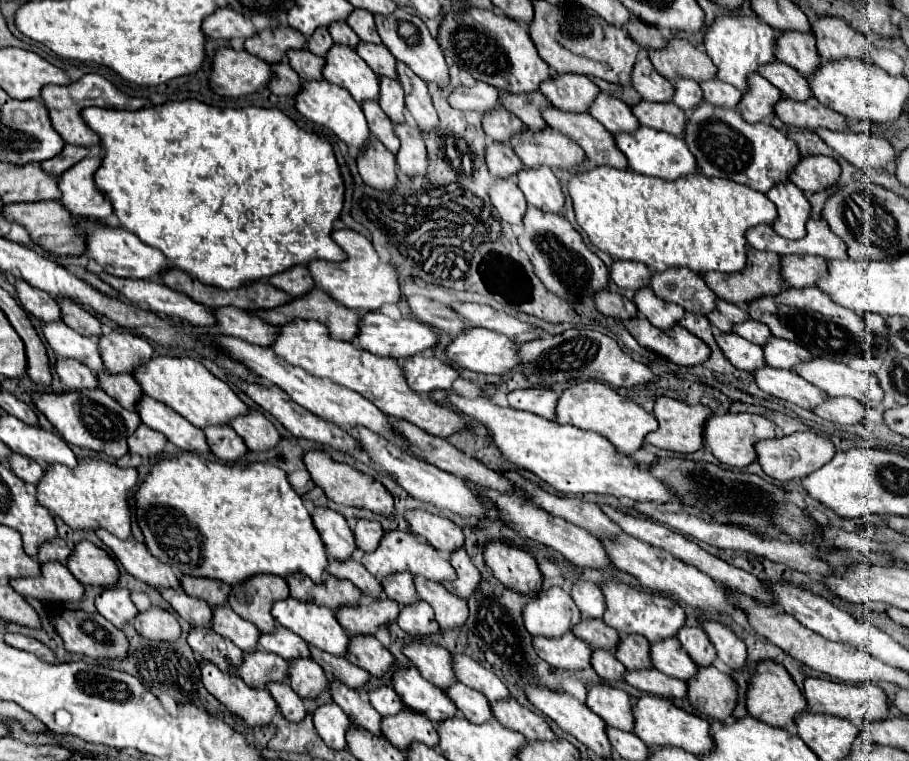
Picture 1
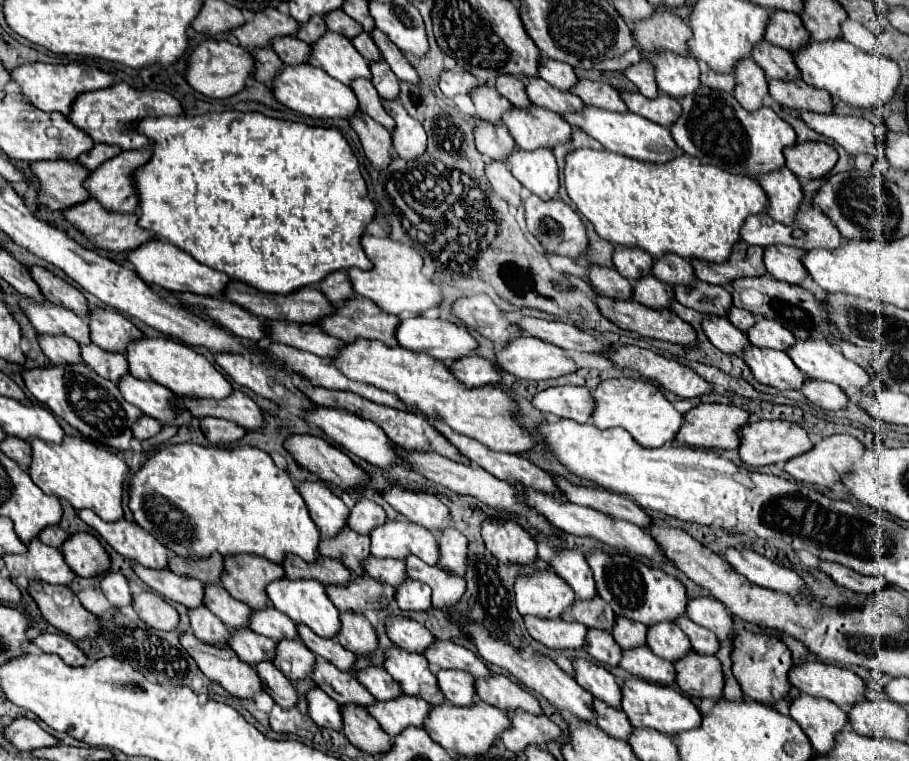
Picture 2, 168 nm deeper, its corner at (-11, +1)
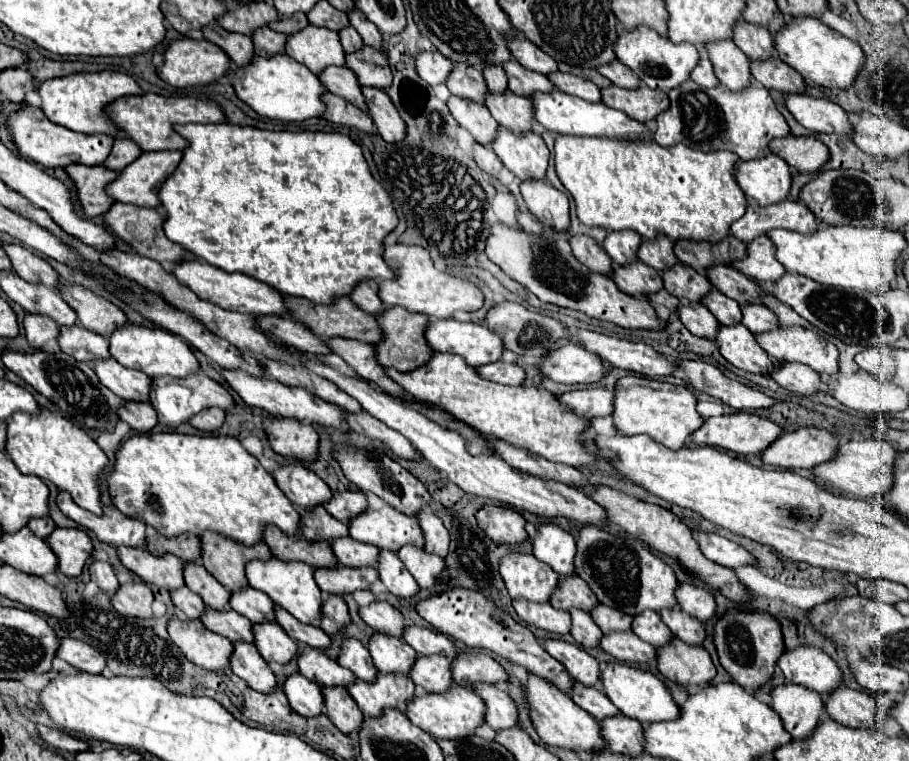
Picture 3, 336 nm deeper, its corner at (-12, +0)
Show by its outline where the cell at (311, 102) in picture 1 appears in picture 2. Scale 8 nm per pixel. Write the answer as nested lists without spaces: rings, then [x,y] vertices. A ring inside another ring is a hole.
[[[301,64],[301,66],[285,66],[281,74],[277,76],[275,84],[271,86],[273,96],[285,104],[287,108],[313,116],[313,118],[345,118],[351,120],[353,116],[359,114],[359,104],[357,96],[353,96],[351,88],[341,84],[339,80],[333,80],[327,72],[321,72],[321,68],[311,66],[311,64]]]

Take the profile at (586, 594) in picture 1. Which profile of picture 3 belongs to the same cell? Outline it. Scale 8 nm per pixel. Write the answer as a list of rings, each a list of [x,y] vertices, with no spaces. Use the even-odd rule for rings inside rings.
[[[540,523],[538,535],[532,539],[532,555],[544,563],[548,563],[558,575],[574,575],[572,559],[576,555],[574,537],[558,527],[556,523]]]

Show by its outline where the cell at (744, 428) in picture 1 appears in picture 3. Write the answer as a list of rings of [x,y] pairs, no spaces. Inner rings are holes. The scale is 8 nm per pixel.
[[[802,427],[776,439],[762,453],[762,461],[780,469],[814,469],[834,457],[838,445],[840,437],[824,429]]]

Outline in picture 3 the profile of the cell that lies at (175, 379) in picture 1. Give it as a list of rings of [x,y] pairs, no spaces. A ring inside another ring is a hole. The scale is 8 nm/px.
[[[128,321],[124,327],[114,329],[108,343],[110,343],[110,355],[120,365],[138,369],[138,371],[146,373],[148,377],[156,377],[156,375],[186,377],[186,375],[196,373],[196,369],[198,369],[198,359],[190,351],[188,343],[182,337],[168,333],[160,327],[142,327],[142,325],[134,325]]]

